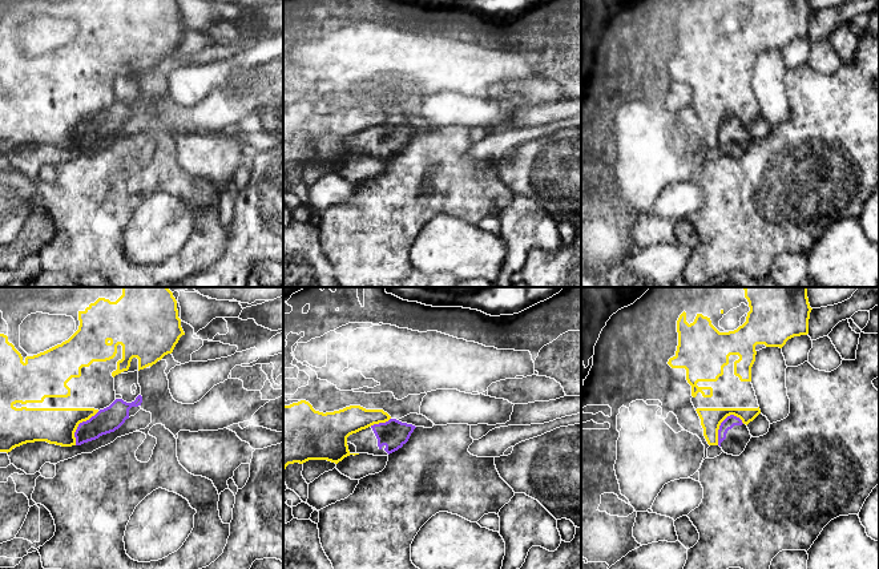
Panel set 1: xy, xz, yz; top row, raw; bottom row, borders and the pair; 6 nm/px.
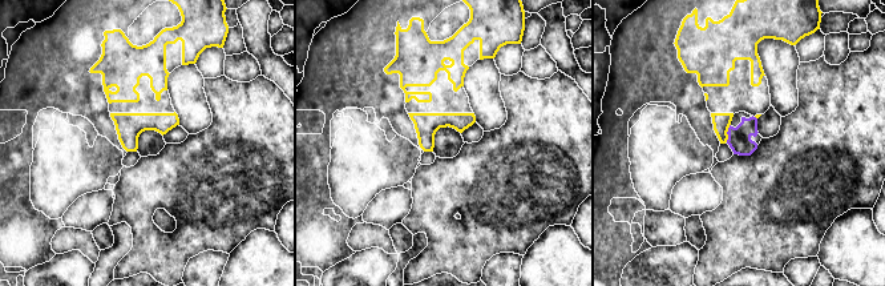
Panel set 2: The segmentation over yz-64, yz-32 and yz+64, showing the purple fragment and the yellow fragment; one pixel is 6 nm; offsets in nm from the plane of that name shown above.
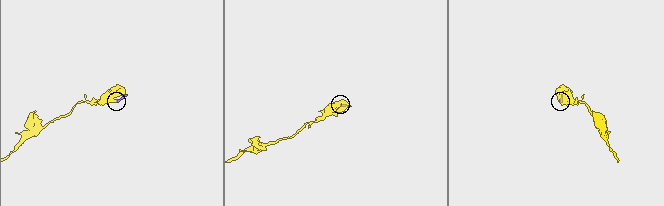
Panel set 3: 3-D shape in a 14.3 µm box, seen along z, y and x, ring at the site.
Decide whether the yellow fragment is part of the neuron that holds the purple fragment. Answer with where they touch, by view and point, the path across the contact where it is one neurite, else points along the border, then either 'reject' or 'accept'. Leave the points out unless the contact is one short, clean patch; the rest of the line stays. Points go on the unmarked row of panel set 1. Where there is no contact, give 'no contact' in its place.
contact yz (720, 128); border yz (738, 118), (729, 117), (721, 125), (717, 146); reject

